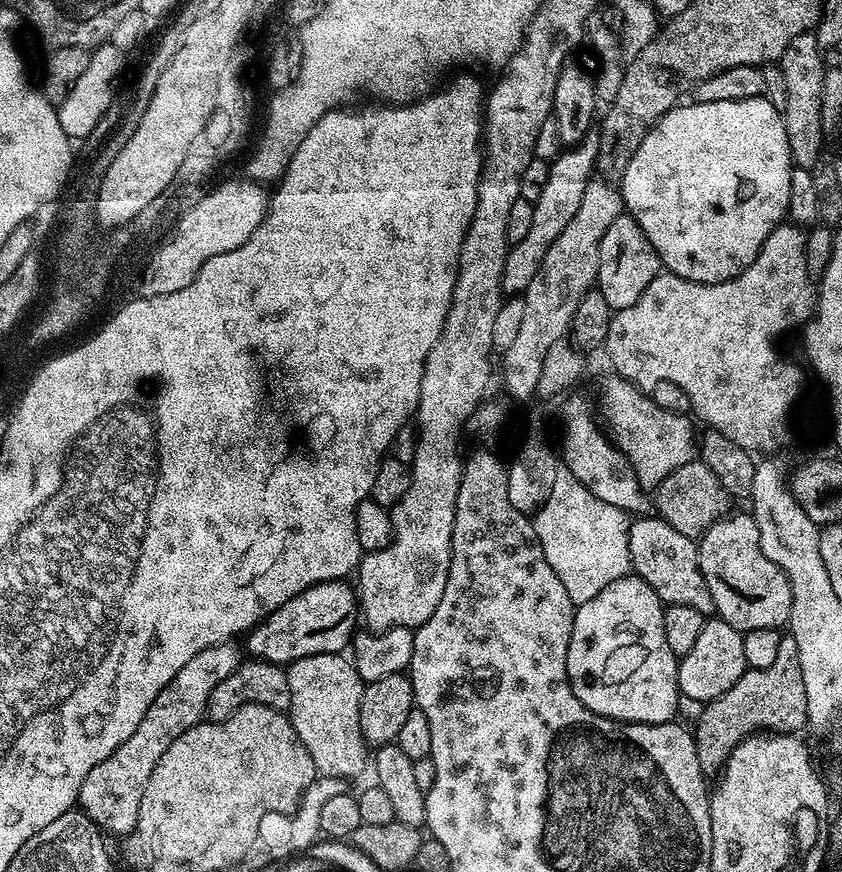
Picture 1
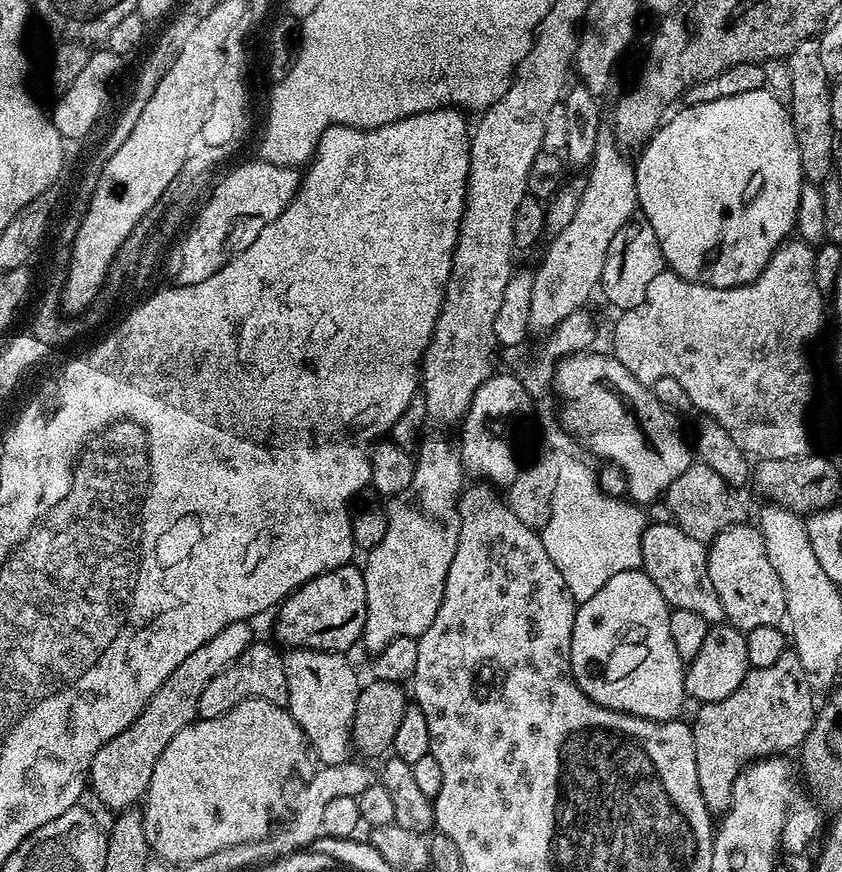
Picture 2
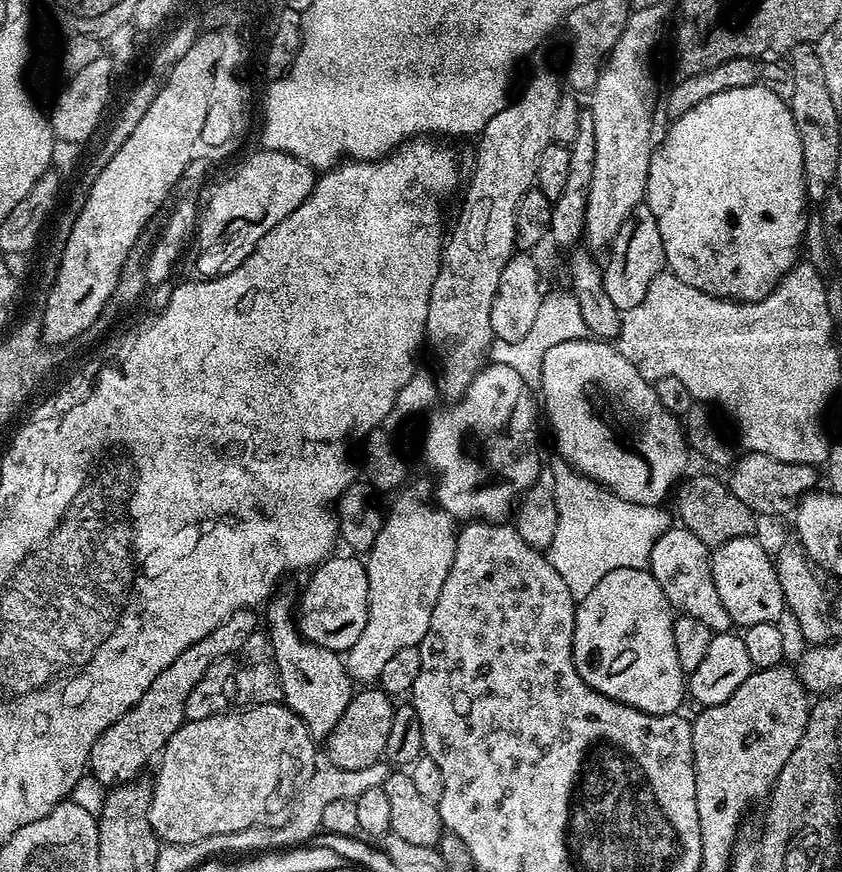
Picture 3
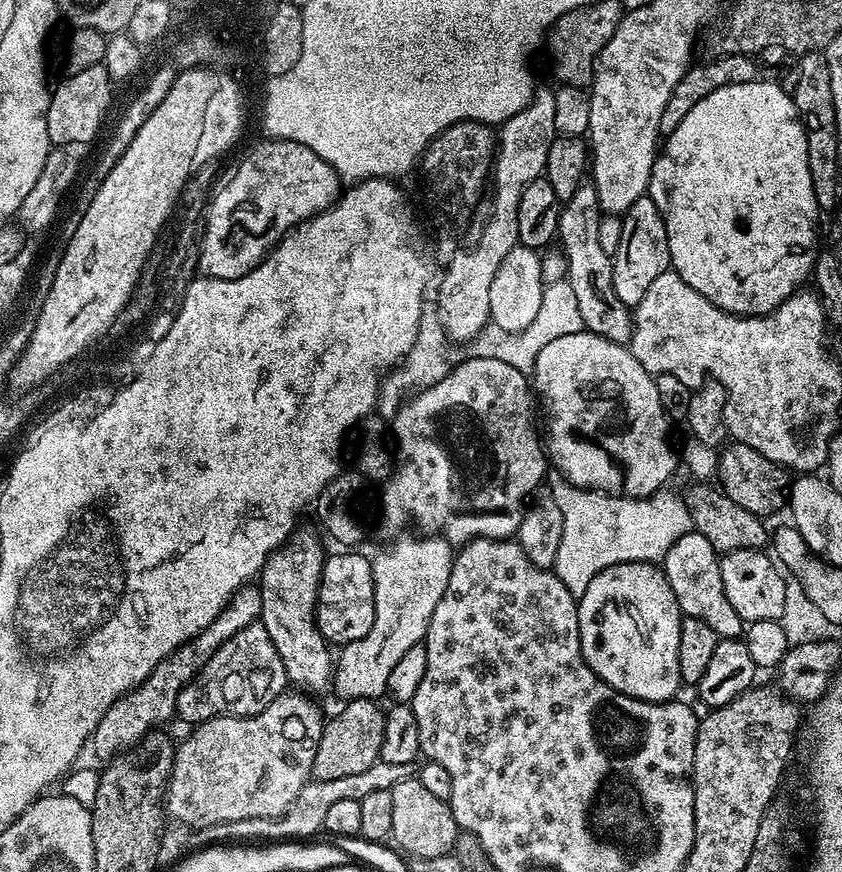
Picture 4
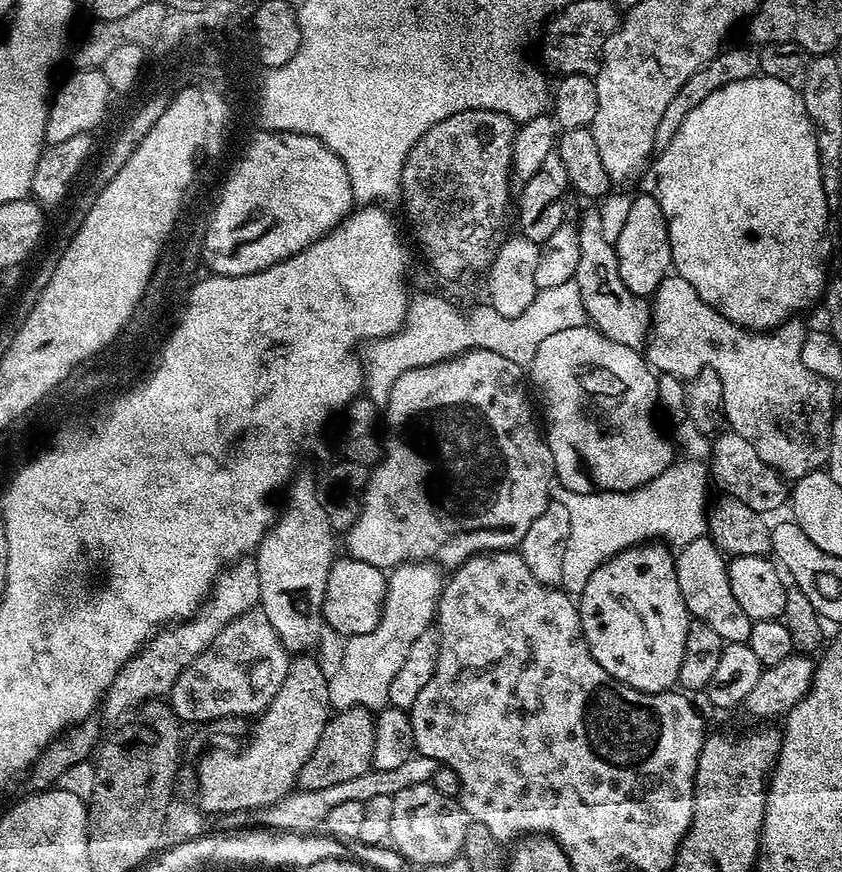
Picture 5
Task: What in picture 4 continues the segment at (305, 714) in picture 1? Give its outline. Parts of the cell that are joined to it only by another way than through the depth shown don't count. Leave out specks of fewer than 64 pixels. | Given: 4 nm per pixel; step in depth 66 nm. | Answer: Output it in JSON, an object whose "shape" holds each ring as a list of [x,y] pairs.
{"shape":[[[300,530],[264,563],[258,577],[262,598],[259,623],[264,625],[266,634],[270,634],[278,658],[282,658],[288,684],[305,694],[332,688],[334,652],[316,629],[316,598],[325,559],[326,551],[319,538],[312,532]]]}

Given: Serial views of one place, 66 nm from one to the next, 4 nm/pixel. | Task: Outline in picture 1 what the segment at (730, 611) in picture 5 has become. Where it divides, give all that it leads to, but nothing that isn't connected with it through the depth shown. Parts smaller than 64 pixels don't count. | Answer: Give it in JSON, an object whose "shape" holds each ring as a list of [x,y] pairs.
{"shape":[[[659,518],[633,519],[629,532],[632,572],[646,581],[665,605],[690,606],[706,618],[715,613],[710,586],[706,586],[706,578],[702,578],[697,541],[686,538],[686,534],[678,534],[674,526]]]}

